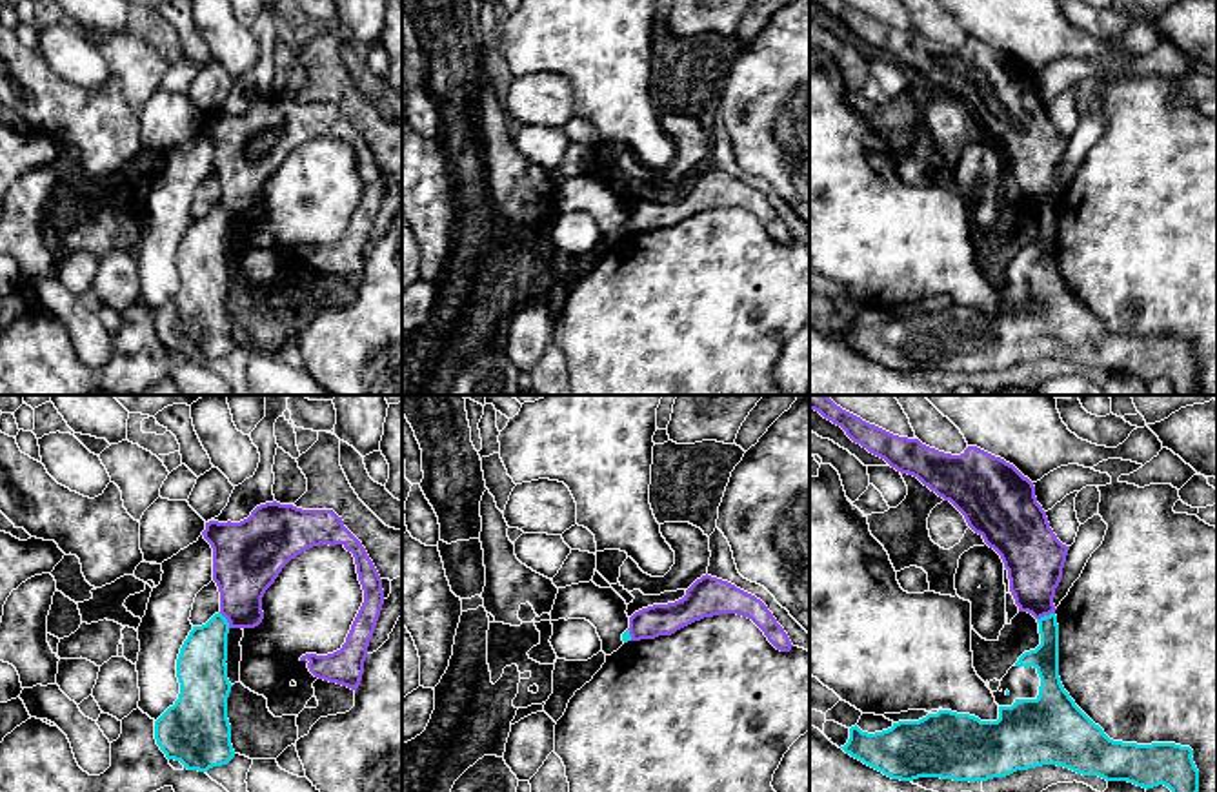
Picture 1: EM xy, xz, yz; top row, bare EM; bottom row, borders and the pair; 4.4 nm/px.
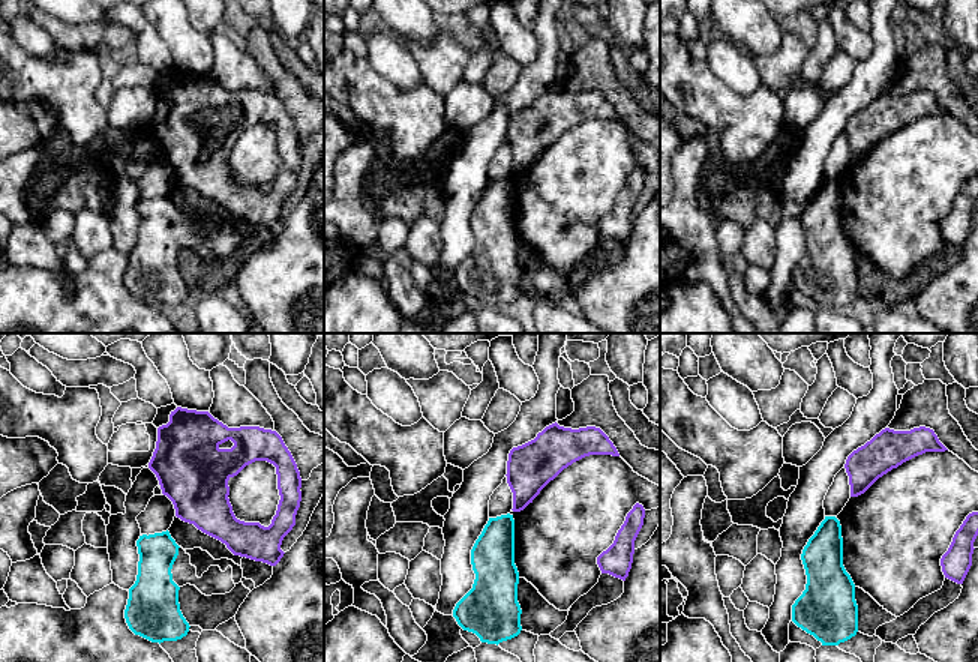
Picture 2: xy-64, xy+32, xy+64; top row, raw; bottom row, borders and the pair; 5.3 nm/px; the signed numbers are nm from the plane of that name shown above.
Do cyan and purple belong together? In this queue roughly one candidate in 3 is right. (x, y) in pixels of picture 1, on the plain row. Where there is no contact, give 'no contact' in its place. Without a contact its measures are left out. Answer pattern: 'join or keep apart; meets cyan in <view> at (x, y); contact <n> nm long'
keep apart; meets cyan in yz at (1045, 208); contact 90 nm long

